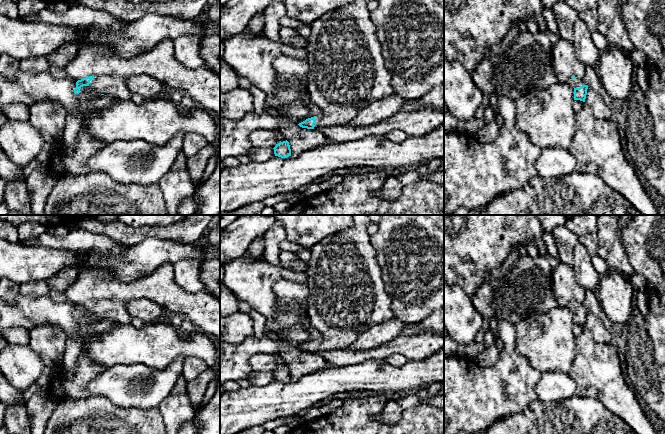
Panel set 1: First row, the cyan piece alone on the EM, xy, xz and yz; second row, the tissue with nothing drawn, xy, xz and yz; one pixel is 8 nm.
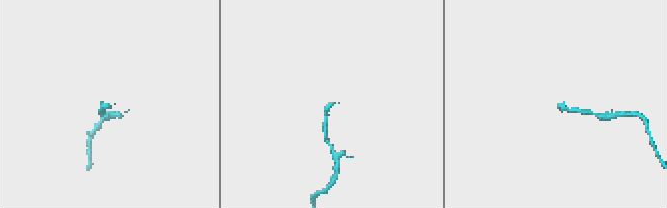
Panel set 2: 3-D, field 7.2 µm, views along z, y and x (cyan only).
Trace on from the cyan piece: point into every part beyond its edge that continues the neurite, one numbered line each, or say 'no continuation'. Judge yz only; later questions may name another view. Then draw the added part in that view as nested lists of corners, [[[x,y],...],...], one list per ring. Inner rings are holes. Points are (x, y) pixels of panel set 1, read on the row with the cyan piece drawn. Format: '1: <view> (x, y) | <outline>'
1: yz (576, 82) | [[[570,78],[567,82],[573,88],[580,88],[581,86],[586,85],[583,79],[579,79],[579,78],[574,78],[574,79]]]

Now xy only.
1: xy (112, 85) | [[[101,76],[90,81],[89,86],[99,94],[113,95],[118,99],[129,100],[131,93],[127,87],[126,77],[121,76]]]

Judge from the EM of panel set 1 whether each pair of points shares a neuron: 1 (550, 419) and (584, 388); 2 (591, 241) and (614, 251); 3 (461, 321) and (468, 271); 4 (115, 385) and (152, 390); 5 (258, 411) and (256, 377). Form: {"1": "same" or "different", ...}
{"1": "different", "2": "different", "3": "different", "4": "same", "5": "different"}

